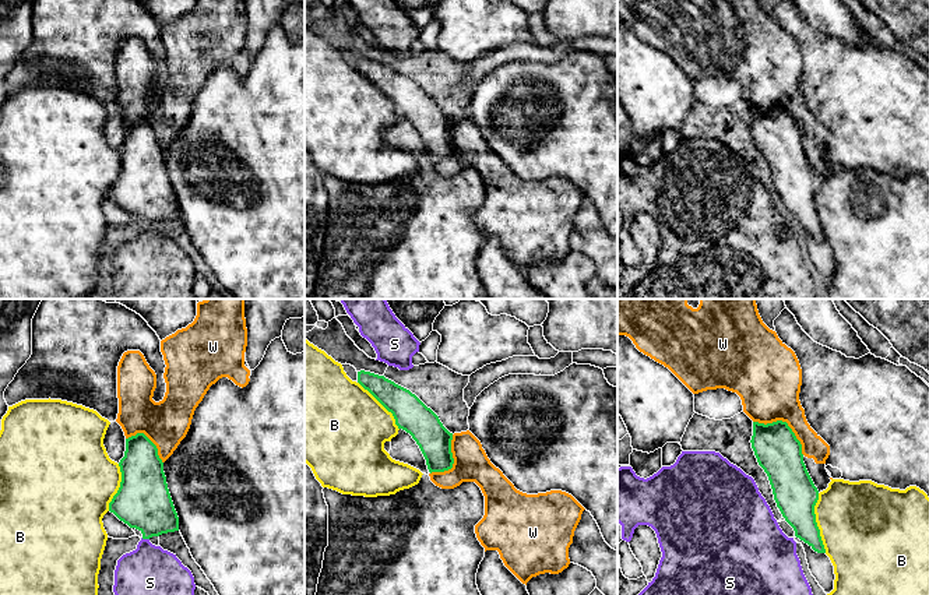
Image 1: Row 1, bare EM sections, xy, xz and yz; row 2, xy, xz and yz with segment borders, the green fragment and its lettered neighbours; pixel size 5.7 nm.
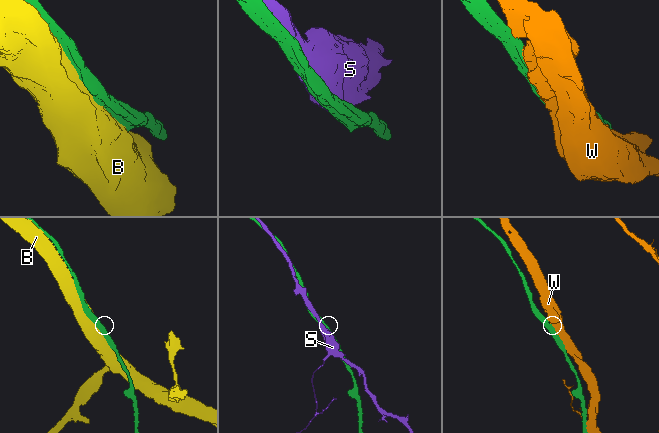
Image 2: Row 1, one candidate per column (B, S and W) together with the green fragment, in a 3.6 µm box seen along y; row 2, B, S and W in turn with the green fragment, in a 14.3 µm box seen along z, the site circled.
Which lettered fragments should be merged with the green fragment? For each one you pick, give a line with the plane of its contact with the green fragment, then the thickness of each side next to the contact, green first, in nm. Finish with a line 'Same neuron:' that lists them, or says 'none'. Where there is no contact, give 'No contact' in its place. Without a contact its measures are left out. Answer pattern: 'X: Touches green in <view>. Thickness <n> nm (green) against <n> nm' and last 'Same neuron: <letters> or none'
W: Touches green in yz. Thickness 260 nm (green) against 360 nm
Same neuron: W

